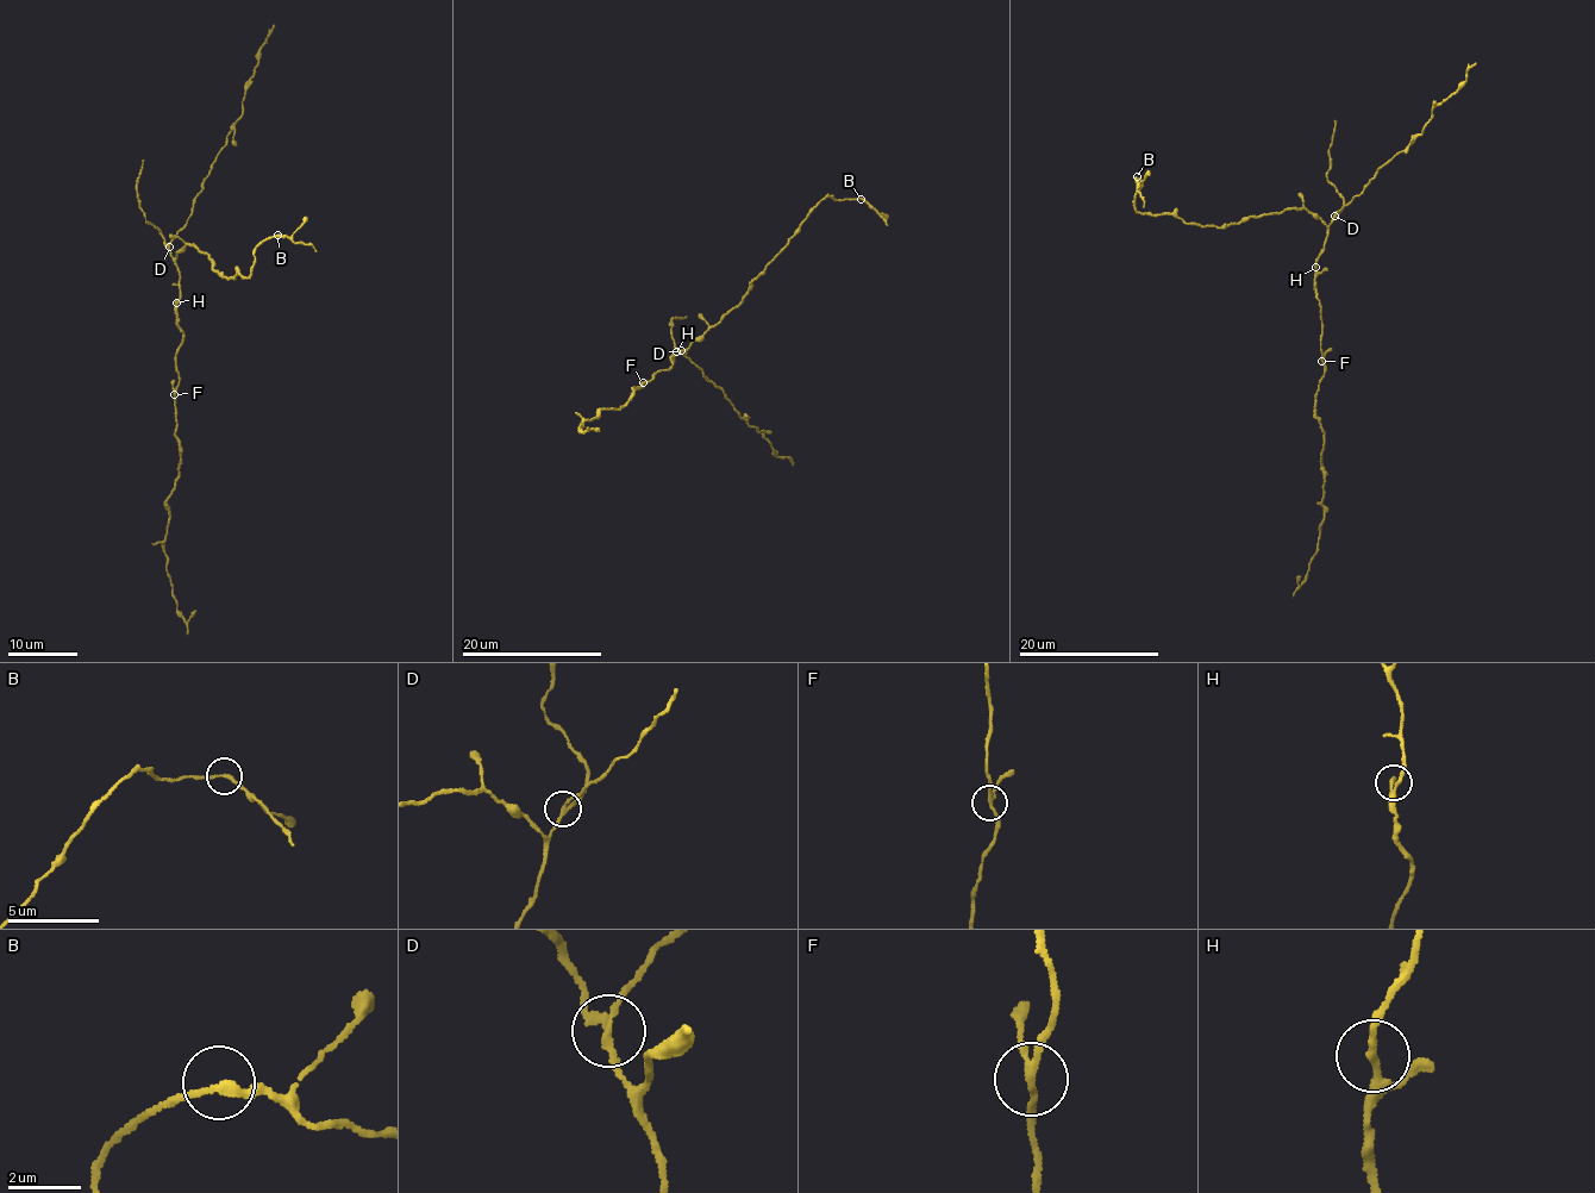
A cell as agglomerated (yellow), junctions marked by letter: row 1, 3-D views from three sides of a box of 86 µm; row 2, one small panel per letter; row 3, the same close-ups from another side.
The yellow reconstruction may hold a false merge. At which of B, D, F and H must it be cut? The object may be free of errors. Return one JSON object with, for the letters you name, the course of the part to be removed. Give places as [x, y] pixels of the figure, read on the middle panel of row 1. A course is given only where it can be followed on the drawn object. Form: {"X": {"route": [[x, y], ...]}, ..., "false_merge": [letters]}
{"D": {"route": [[682, 351], [704, 376], [723, 391], [739, 416], [761, 430], [777, 455], [786, 456], [793, 464]]}, "false_merge": ["D"]}

